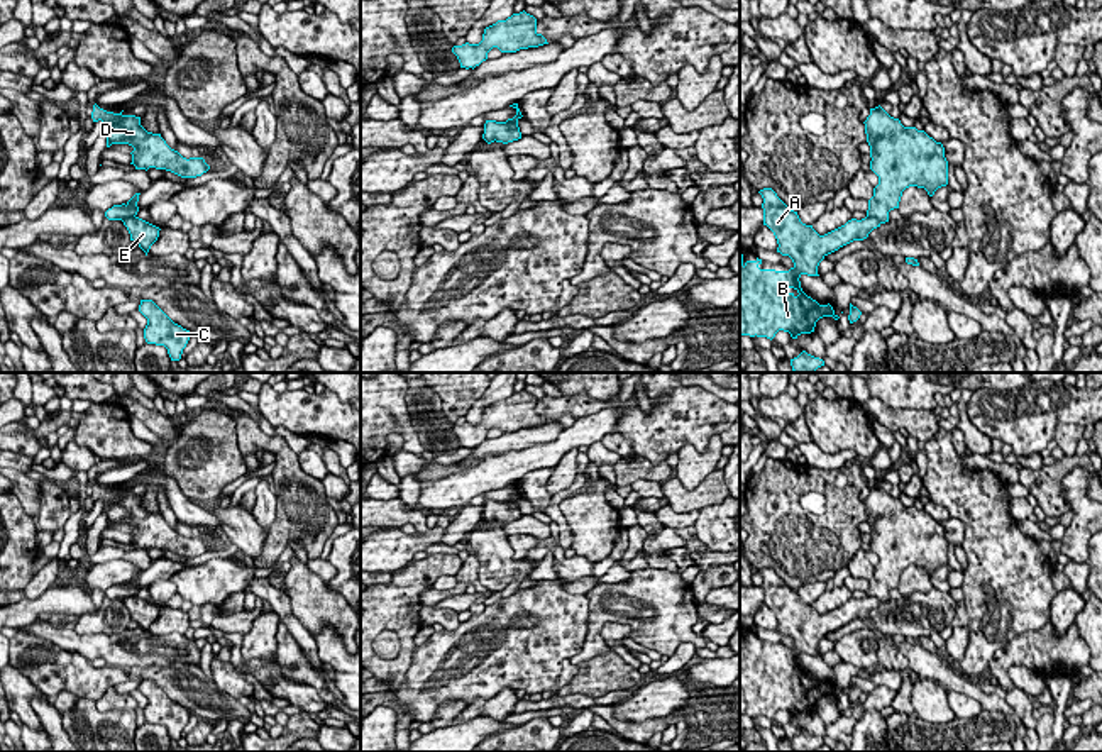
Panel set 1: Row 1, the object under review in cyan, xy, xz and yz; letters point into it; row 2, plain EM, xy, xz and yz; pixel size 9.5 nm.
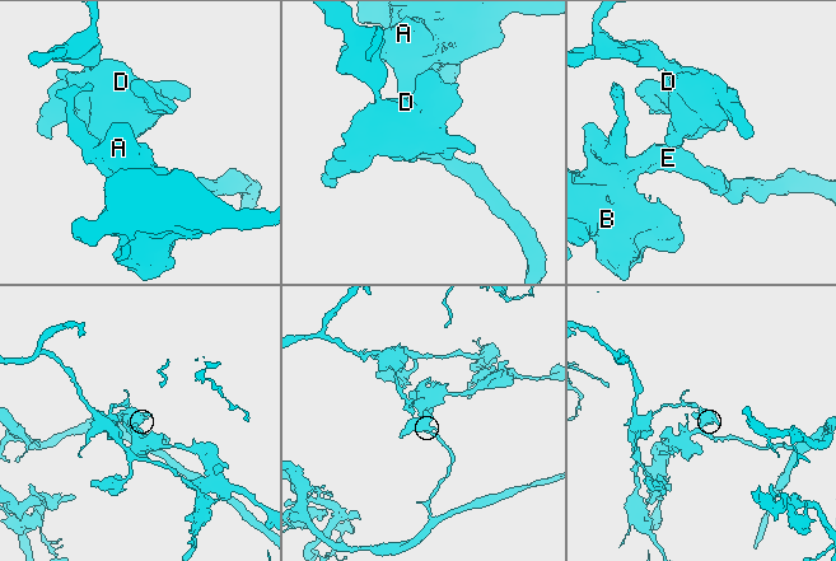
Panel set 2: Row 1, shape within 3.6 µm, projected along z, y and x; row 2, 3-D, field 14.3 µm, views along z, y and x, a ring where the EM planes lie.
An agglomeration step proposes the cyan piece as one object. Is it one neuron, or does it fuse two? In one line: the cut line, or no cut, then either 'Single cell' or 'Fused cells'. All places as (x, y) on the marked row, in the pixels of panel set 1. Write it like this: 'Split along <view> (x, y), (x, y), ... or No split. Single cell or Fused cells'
Split along xz (505, 122), (518, 129). Fused cells

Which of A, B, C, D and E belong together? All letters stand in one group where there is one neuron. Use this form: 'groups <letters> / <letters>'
groups A B C E / D

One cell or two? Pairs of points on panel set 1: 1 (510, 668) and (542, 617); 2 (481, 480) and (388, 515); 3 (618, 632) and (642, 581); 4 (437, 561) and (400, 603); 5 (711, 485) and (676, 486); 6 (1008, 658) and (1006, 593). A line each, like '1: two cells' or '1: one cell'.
1: one cell
2: two cells
3: two cells
4: one cell
5: one cell
6: two cells

